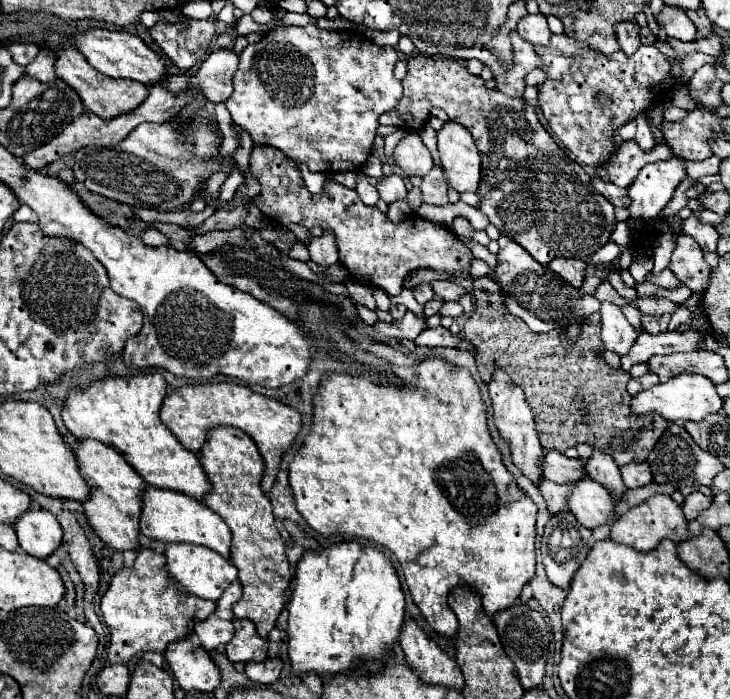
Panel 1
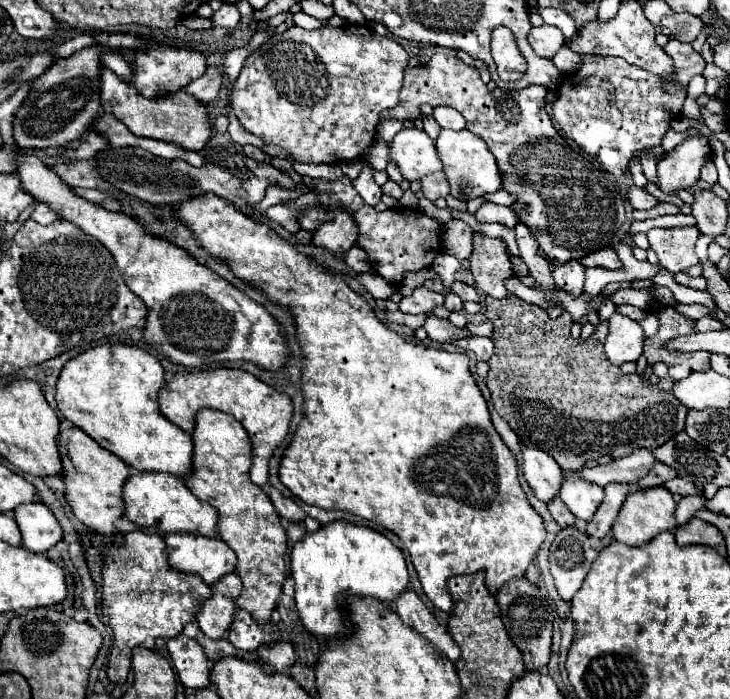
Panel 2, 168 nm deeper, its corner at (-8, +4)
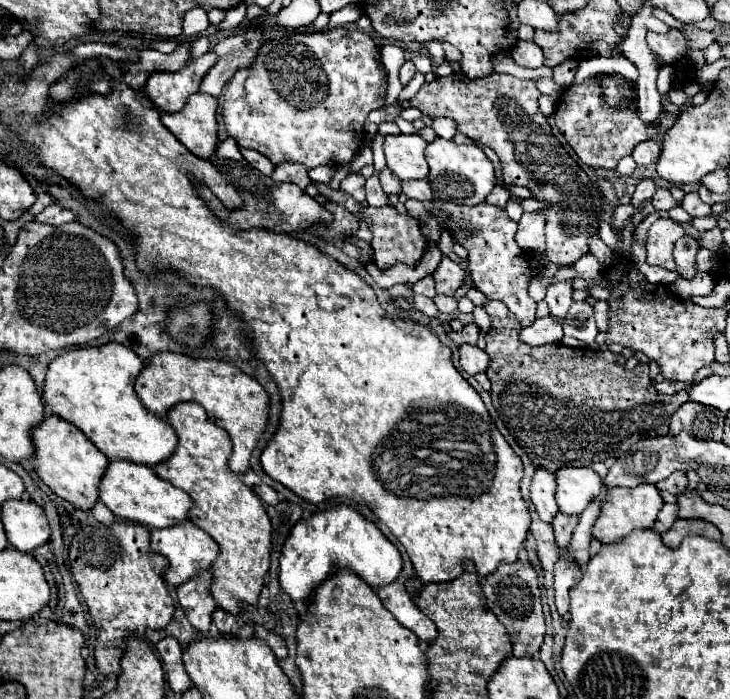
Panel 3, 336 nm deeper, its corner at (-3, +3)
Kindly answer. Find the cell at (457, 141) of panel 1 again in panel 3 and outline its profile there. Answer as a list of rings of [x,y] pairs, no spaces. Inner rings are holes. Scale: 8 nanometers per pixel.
[[[438,137],[426,147],[426,161],[430,165],[428,183],[434,191],[434,199],[454,201],[458,205],[478,205],[496,185],[494,167],[478,145],[458,145]]]

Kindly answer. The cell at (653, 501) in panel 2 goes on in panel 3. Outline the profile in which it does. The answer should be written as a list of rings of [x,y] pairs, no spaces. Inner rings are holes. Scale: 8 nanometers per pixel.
[[[638,485],[634,489],[622,489],[622,487],[612,487],[606,489],[604,503],[602,503],[602,515],[598,515],[598,523],[594,523],[594,539],[602,543],[614,543],[632,533],[634,529],[650,529],[656,521],[658,511],[662,509],[664,501],[654,485]]]

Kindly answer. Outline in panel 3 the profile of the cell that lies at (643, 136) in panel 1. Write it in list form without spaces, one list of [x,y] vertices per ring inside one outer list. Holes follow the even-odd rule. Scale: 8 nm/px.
[[[642,179],[642,181],[636,185],[636,191],[632,193],[630,205],[632,205],[632,207],[642,205],[642,201],[648,201],[648,199],[654,195],[654,191],[656,191],[654,181],[650,181],[650,179]]]

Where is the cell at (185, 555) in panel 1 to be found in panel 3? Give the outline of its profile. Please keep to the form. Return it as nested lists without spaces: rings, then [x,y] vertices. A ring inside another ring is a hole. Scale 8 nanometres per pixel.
[[[190,521],[178,523],[174,527],[166,527],[166,529],[152,529],[150,533],[152,533],[152,549],[156,553],[162,553],[168,559],[168,569],[164,571],[164,579],[166,579],[166,583],[170,583],[174,587],[184,583],[186,579],[190,579],[196,571],[208,569],[220,553],[218,543]]]

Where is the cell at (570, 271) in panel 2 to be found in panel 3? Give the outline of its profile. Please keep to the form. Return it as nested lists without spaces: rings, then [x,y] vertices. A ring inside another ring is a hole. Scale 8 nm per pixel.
[[[556,281],[554,285],[548,287],[546,299],[548,309],[550,309],[550,317],[562,321],[572,305],[572,283],[566,281]]]

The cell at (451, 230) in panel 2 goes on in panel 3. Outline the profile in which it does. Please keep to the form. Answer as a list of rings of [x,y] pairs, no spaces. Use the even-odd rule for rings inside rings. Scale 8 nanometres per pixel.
[[[442,257],[442,263],[434,271],[434,281],[438,295],[452,297],[466,283],[466,275],[458,263],[450,261],[448,257]]]

